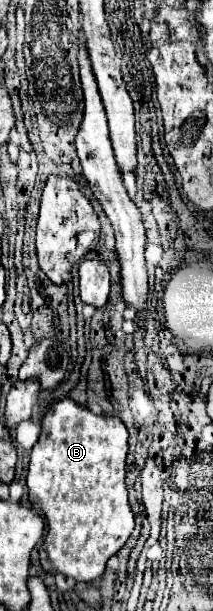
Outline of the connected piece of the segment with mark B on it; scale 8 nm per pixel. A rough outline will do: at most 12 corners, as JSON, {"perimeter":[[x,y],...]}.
{"perimeter":[[61,399],[27,469],[45,571],[93,581],[131,537],[127,429]]}

